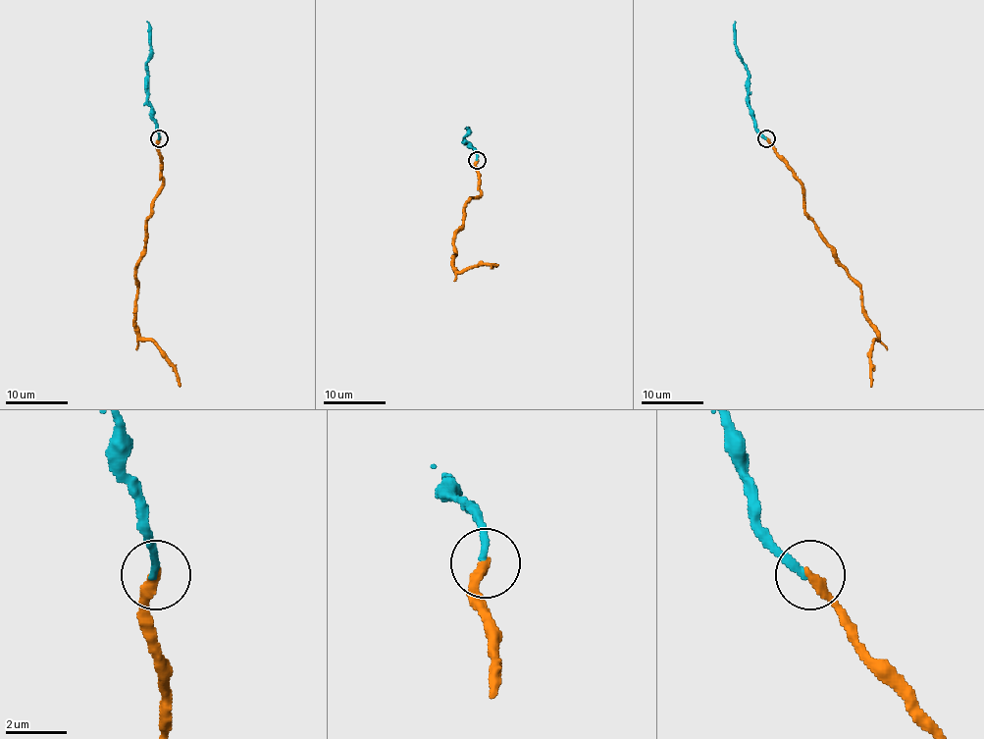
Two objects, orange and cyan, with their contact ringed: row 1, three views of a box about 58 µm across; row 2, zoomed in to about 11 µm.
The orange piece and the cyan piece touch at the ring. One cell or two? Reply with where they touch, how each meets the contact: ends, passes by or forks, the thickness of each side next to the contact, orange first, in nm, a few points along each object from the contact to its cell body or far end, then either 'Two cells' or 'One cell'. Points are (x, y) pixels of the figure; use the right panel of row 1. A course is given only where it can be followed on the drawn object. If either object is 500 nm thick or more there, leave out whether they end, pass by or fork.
Place: (766, 138). At the ring orange ends. At the ring cyan ends. Thickness 360 nm (orange) against 240 nm. Course of orange: (767, 138), (800, 183), (805, 215), (832, 255), (860, 288), (861, 311), (877, 335), (871, 350), (871, 386). Course of cyan: (765, 138), (755, 128), (749, 100), (749, 71), (736, 45), (734, 21). One cell

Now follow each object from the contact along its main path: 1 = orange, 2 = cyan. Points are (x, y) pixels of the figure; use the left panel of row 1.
1: (160, 138), (163, 183), (147, 220), (144, 255), (136, 268), (134, 327), (160, 350), (180, 386)
2: (160, 138), (147, 100), (150, 45), (147, 21)

